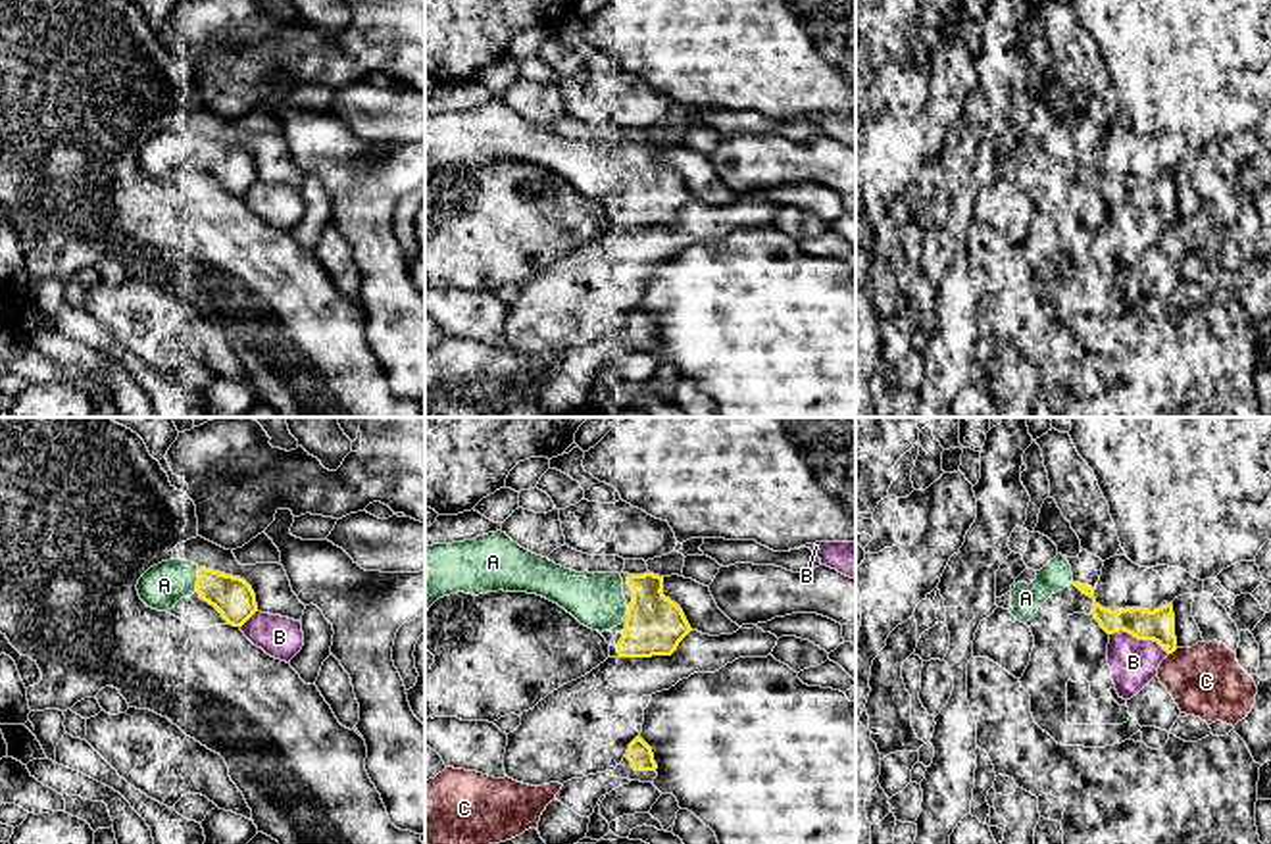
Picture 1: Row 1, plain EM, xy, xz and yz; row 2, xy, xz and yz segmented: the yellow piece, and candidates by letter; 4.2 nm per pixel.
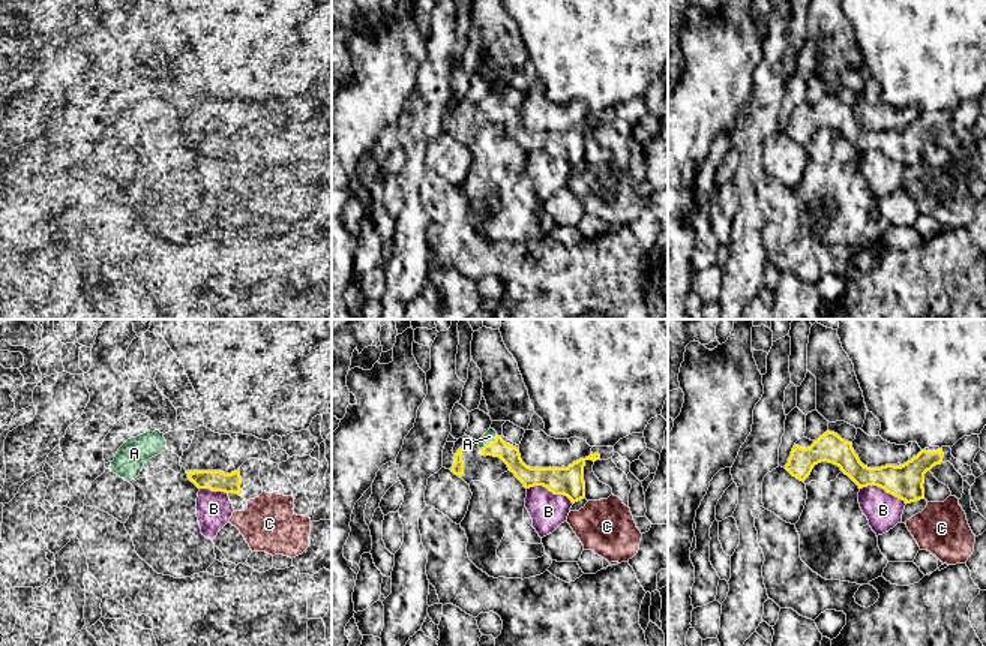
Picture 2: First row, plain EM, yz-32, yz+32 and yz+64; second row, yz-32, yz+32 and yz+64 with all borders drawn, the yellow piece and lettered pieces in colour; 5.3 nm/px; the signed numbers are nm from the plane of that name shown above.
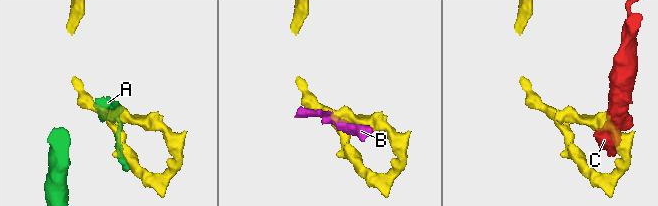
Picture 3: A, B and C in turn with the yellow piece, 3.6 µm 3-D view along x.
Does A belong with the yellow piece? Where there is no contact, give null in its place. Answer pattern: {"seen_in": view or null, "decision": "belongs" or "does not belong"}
{"seen_in": "xy", "decision": "belongs"}

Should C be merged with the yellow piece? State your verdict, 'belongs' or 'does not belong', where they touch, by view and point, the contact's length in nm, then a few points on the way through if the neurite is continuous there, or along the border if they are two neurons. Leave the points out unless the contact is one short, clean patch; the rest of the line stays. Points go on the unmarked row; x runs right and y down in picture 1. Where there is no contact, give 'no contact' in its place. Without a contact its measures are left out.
does not belong; contact yz (1173, 220); length 50 nm

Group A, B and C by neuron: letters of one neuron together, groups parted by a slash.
A / B / C

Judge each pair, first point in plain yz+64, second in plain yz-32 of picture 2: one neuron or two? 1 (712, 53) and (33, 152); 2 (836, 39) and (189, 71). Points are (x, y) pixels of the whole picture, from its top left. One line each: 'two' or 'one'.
1: two
2: one

